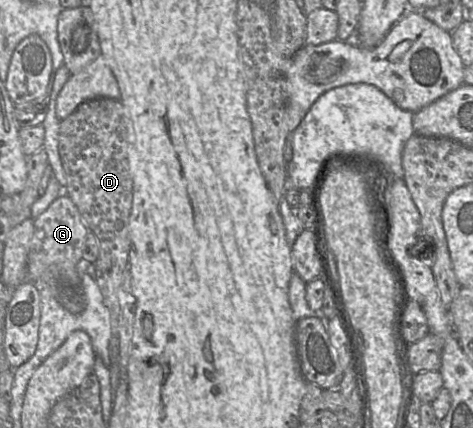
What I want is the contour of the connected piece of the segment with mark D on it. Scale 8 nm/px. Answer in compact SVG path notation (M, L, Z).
M96 98L80 104L60 121L58 148L66 175L67 186L64 192L76 205L89 232L93 232L98 239L99 255L94 262L95 281L100 288L103 303L111 316L120 316L120 287L129 261L129 216L133 193L127 160L127 114L122 104L118 100L107 98Z

